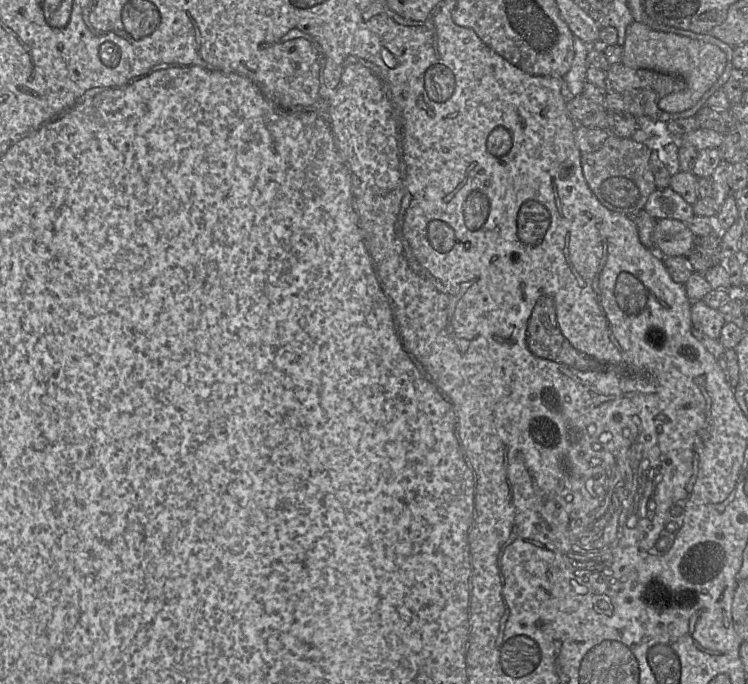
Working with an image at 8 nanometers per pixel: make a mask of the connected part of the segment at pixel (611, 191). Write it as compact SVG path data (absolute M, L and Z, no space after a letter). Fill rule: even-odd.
M610 134L598 150L581 154L584 179L602 205L625 216L644 209L649 196L657 189L649 165L651 150L651 144Z

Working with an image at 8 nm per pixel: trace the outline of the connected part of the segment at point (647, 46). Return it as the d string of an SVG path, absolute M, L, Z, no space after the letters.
M633 21L627 26L622 49L621 63L625 66L633 69L646 69L675 75L686 82L685 90L666 95L658 101L658 108L666 113L682 112L694 106L701 96L717 81L726 65L725 53L719 47L711 43L674 33L657 31L636 21Z

